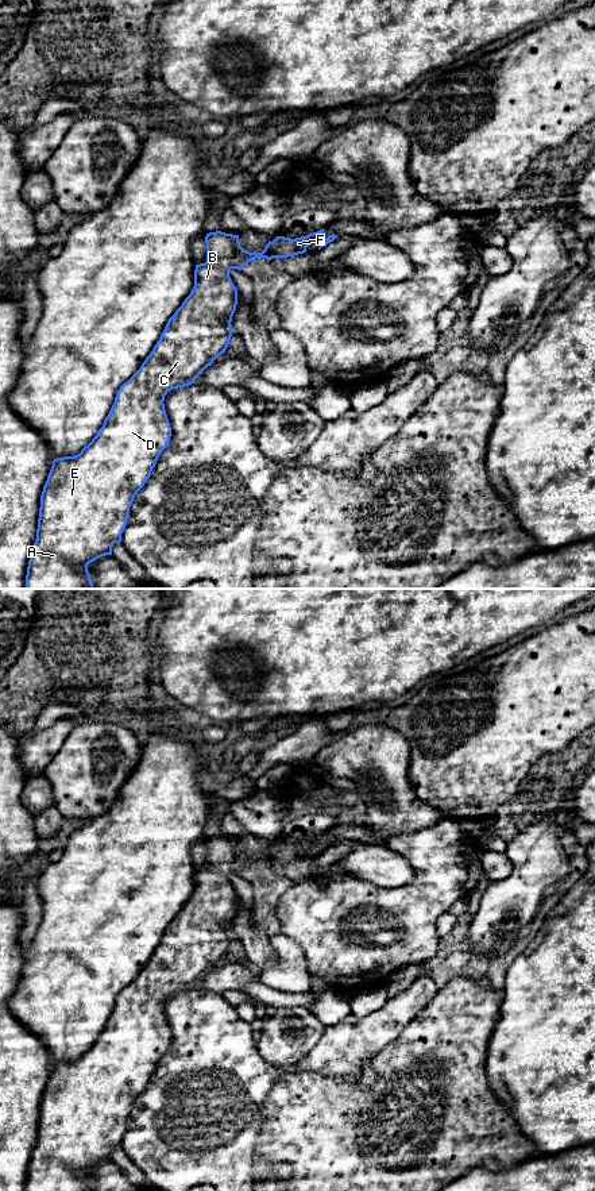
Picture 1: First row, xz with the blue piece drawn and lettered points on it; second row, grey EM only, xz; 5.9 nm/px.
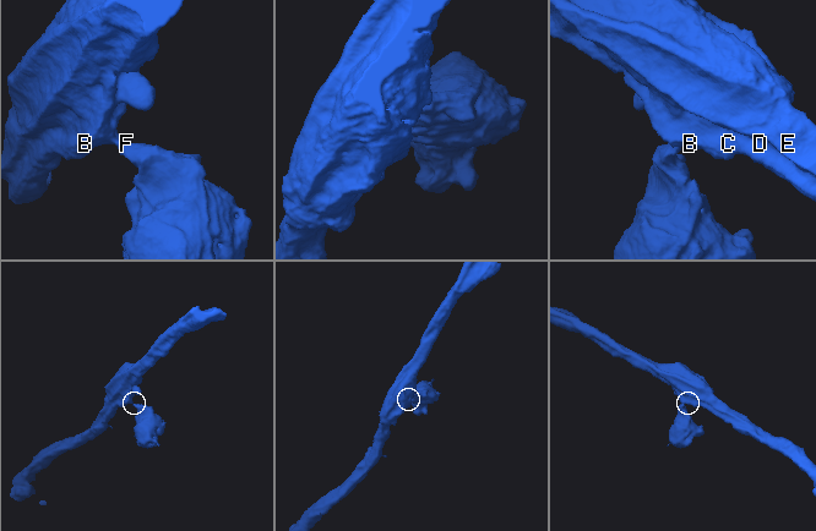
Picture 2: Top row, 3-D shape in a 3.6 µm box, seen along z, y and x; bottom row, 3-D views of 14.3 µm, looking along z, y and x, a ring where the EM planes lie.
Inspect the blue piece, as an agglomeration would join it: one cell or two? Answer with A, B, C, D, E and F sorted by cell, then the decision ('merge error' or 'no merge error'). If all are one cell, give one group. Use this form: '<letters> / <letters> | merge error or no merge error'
A B C D E F | no merge error

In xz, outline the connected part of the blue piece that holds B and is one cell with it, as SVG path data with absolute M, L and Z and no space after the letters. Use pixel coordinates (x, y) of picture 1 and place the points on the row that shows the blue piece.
M324 228L295 239L277 236L273 242L268 240L262 253L250 253L240 246L239 235L221 231L206 234L206 262L196 265L194 286L190 294L169 319L159 340L140 369L117 390L115 402L97 435L80 454L53 460L40 496L36 540L30 552L26 589L93 589L88 564L101 556L112 555L112 546L121 541L132 501L150 478L159 455L169 446L171 427L165 411L165 396L171 389L194 383L196 378L229 344L231 321L237 305L237 289L229 277L229 270L242 270L244 265L256 258L271 261L273 258L304 254L306 247L316 243L322 235Z

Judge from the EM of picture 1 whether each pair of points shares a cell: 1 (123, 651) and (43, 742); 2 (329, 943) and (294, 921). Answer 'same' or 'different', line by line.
1: different
2: same

